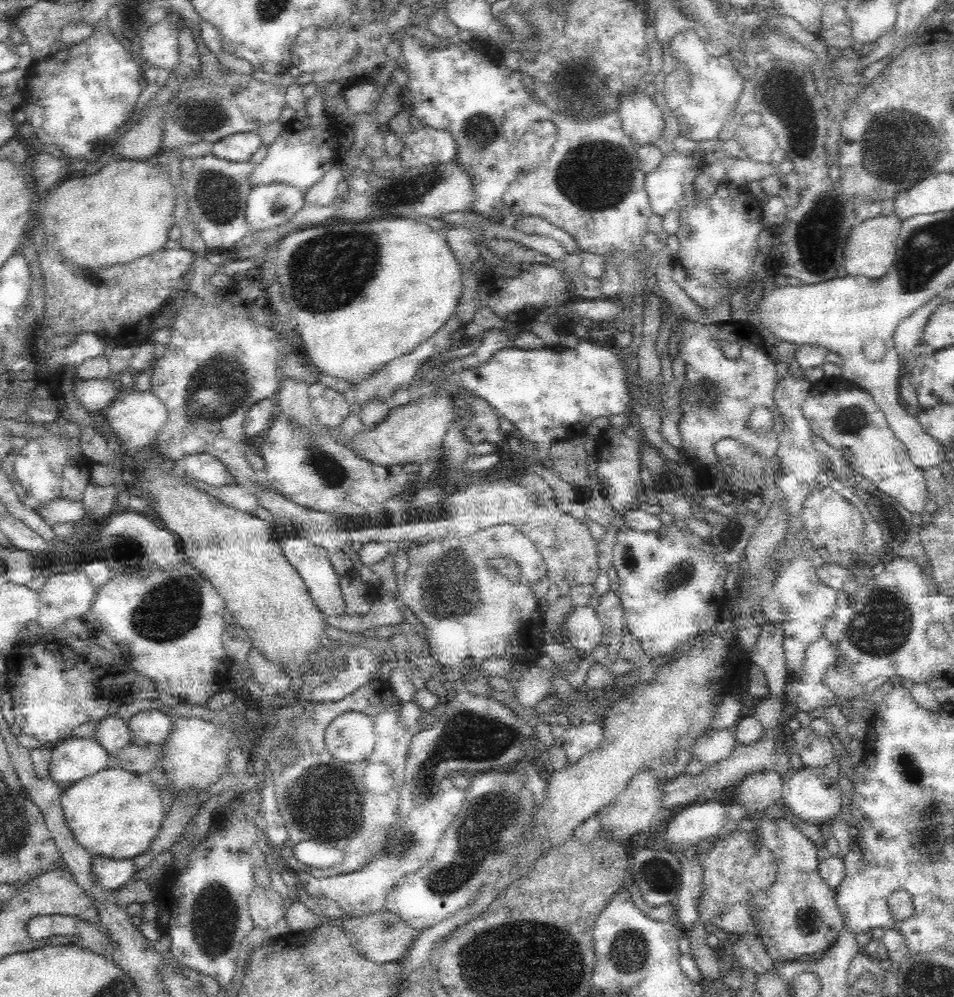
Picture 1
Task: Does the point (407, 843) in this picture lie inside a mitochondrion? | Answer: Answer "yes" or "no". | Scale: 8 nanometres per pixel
yes

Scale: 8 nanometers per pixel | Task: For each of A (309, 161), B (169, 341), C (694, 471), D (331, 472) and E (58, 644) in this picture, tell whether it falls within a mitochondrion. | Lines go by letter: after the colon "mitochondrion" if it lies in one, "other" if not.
A: other
B: other
C: other
D: mitochondrion
E: other

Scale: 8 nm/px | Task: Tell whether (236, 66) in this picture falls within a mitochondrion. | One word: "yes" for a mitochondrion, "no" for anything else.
no

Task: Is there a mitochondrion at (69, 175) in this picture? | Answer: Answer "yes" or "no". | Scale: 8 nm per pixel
no

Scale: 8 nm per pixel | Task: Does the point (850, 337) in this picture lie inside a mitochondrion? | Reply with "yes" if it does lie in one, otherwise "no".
no

